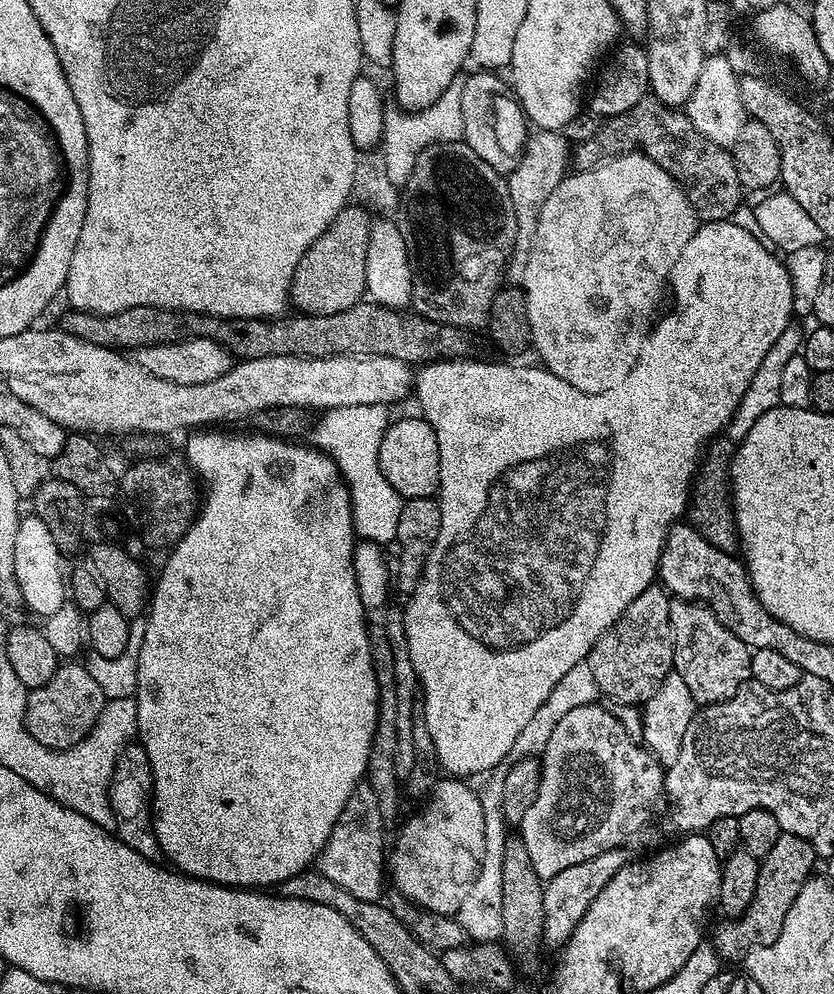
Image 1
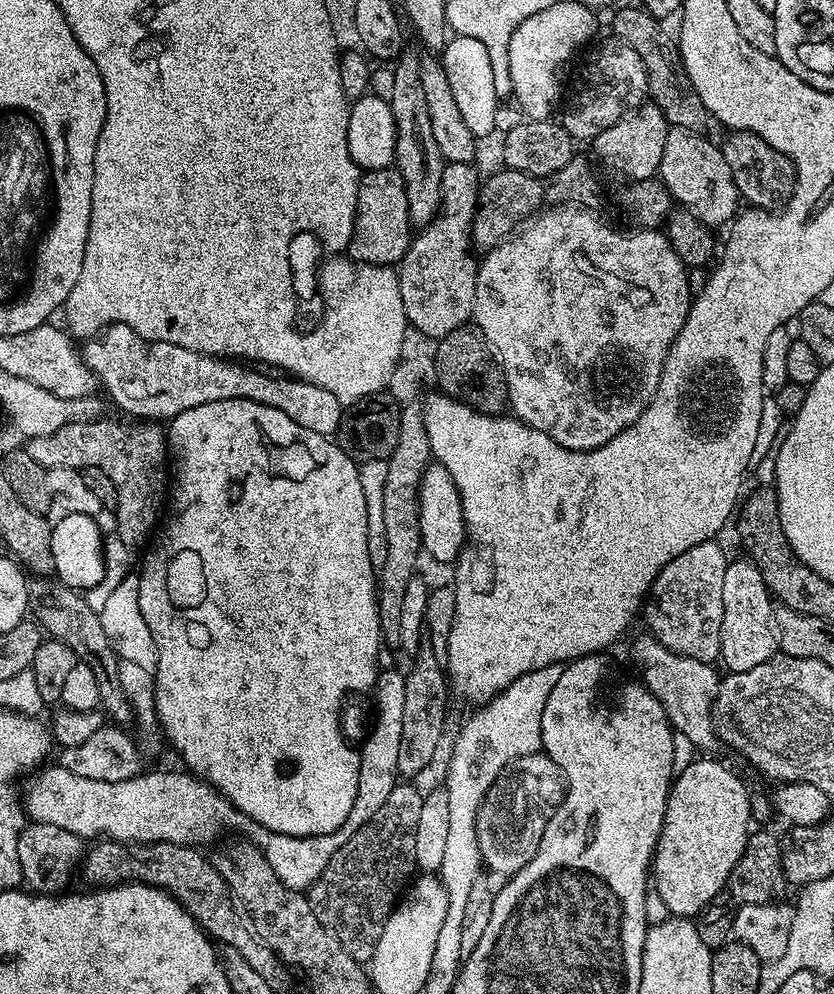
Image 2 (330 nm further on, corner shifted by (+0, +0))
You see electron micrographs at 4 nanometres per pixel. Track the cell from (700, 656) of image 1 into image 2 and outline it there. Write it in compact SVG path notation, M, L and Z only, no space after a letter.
M707 540L698 546L690 546L686 554L678 554L656 575L642 605L642 620L648 623L647 631L662 646L666 646L675 656L698 658L698 662L712 664L720 660L722 646L722 578L726 578L726 566L730 556L719 548L716 540Z

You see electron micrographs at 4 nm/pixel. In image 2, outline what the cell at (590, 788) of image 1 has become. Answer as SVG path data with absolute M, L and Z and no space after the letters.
M543 751L526 754L522 758L514 758L514 762L506 765L490 786L490 790L478 810L476 833L478 834L478 850L483 867L489 868L492 872L501 872L501 877L504 878L522 870L522 866L526 866L526 862L530 862L530 858L534 858L550 818L564 800L565 791L563 772L552 759L544 755Z

